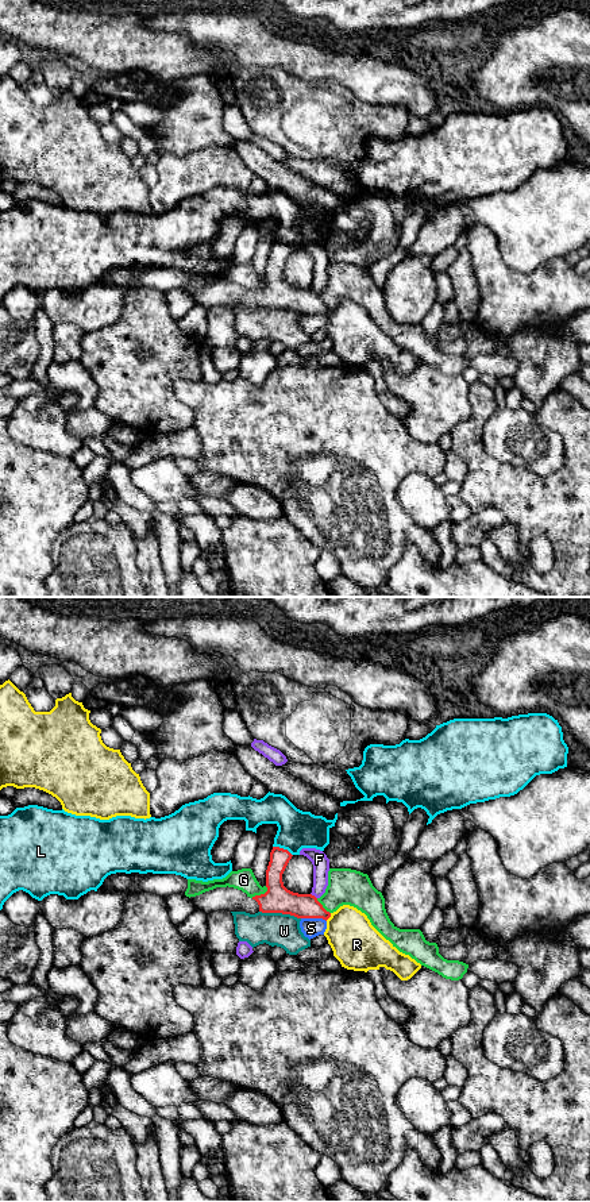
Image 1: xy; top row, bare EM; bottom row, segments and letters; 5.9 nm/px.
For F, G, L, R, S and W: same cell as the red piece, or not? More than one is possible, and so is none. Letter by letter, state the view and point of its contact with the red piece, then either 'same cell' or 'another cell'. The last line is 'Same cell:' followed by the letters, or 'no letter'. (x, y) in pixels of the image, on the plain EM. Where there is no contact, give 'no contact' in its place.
F: contact xy (313, 291); another cell
G: contact xy (261, 289); another cell
L: contact xy (282, 243); another cell
R: contact xy (328, 312); another cell
S: contact xy (313, 312); another cell
W: contact xy (280, 307); another cell
Same cell: no letter

